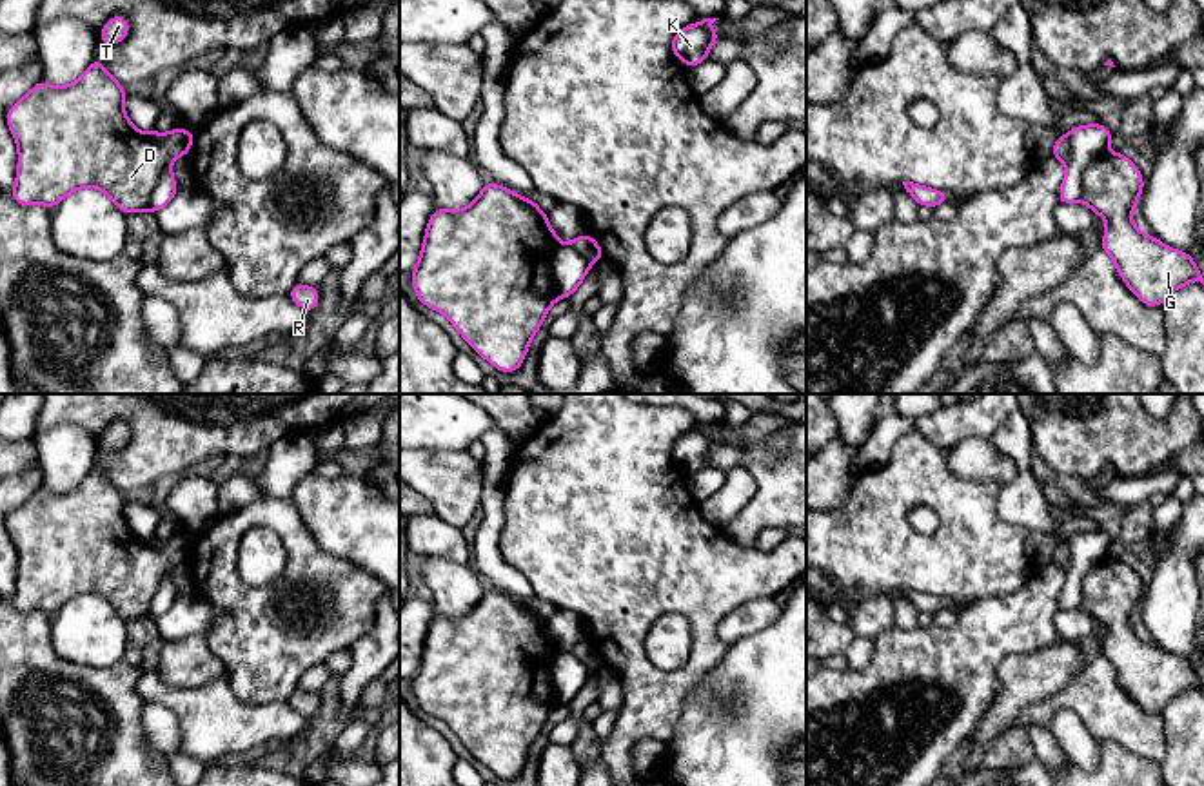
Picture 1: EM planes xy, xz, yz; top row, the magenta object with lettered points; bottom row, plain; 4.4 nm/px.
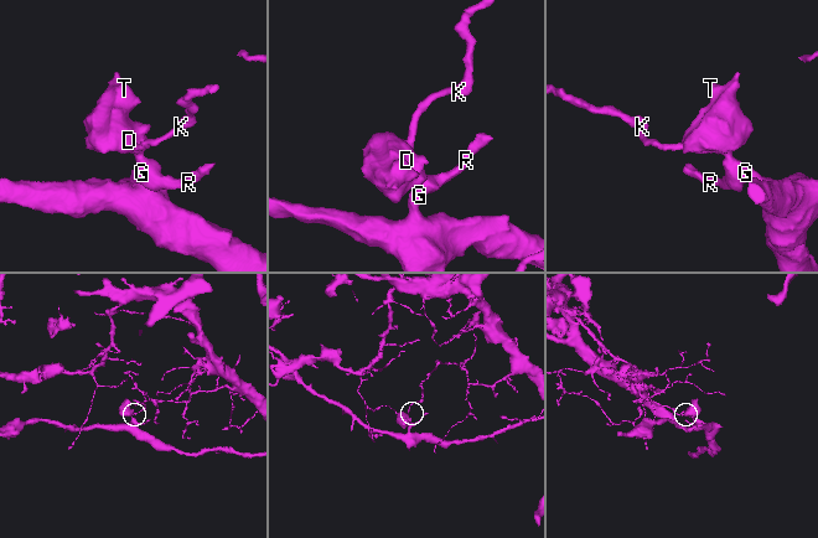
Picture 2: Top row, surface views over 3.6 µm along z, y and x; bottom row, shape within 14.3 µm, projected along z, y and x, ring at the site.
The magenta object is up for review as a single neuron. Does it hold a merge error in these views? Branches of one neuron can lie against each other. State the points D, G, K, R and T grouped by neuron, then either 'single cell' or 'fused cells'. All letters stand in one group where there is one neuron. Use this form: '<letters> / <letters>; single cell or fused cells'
D G R T / K; fused cells

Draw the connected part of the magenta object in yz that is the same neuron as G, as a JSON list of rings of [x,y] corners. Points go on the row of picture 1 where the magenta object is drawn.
[[[1120,152],[1100,154],[1082,172],[1081,200],[1108,221],[1100,249],[1106,251],[1128,289],[1148,307],[1160,307],[1186,283],[1204,278],[1189,252],[1166,247],[1131,221],[1144,180]]]

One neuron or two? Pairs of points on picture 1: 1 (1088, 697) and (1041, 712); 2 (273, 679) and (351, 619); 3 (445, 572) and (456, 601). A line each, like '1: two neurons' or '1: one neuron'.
1: one neuron
2: one neuron
3: one neuron

